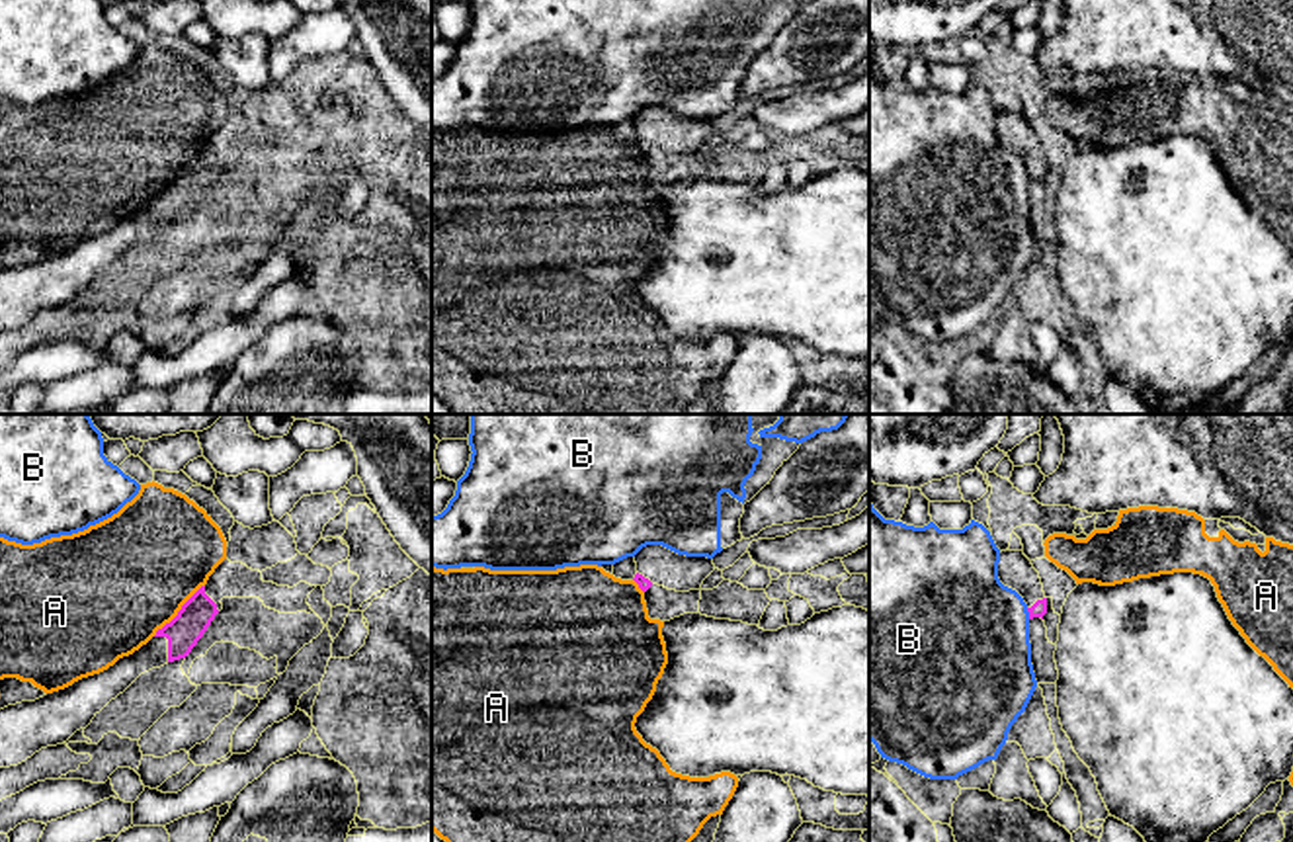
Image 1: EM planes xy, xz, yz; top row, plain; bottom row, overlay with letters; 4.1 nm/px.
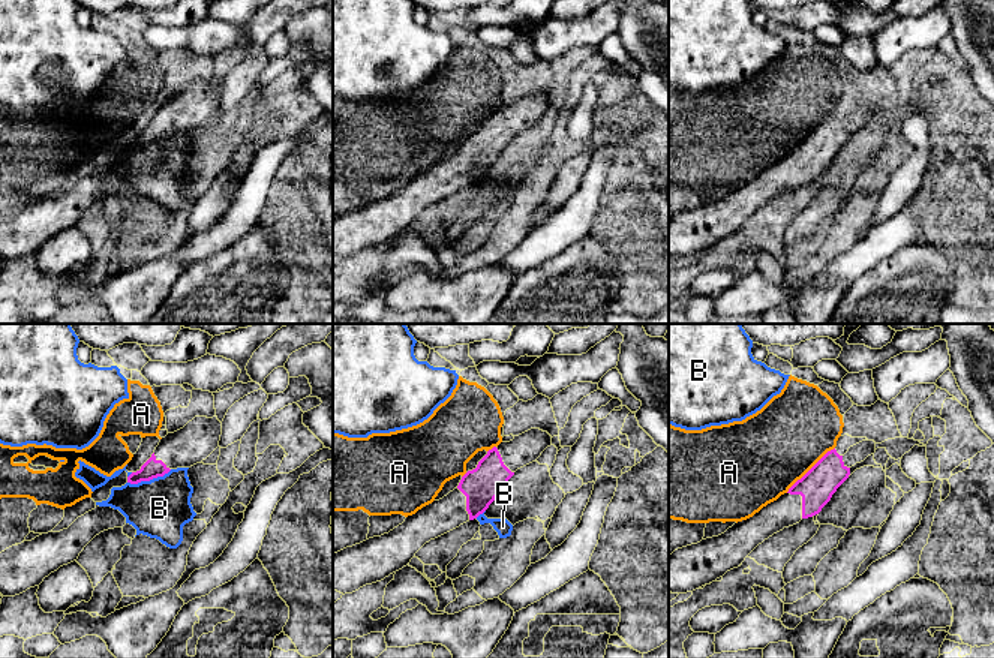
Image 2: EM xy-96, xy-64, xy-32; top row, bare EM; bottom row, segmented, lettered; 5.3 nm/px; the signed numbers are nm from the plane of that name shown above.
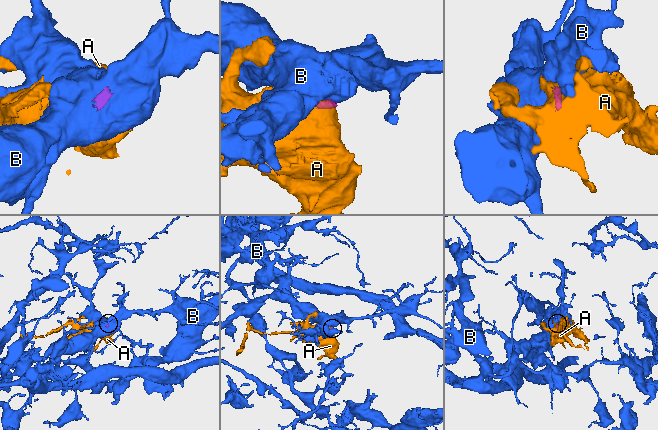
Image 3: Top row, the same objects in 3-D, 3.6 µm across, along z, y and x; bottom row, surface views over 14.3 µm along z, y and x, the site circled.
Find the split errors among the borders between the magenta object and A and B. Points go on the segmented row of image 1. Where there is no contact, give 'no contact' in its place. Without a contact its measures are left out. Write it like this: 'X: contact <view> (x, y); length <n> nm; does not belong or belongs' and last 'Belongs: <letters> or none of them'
A: contact xy (178, 612); length 300 nm; does not belong
B: contact yz (1030, 614); length 50 nm; does not belong
Belongs: none of them

